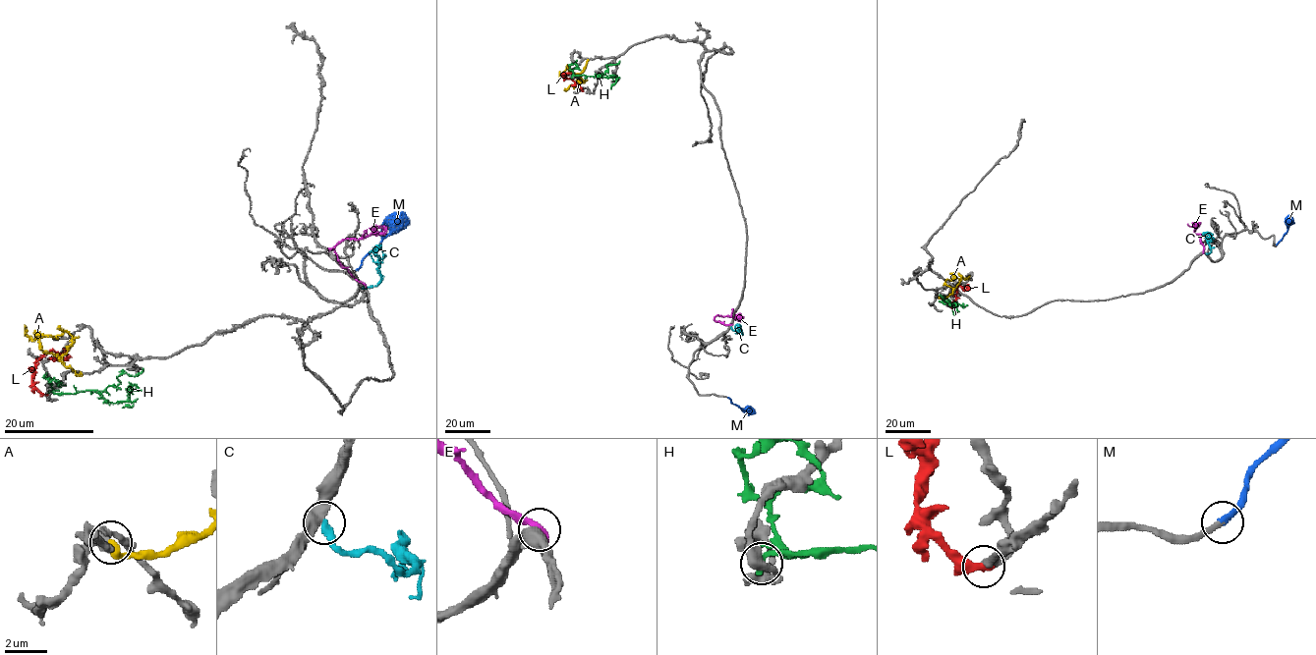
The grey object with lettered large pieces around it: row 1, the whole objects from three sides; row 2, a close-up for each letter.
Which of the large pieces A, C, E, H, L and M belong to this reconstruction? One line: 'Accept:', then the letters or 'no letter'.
Accept: M

